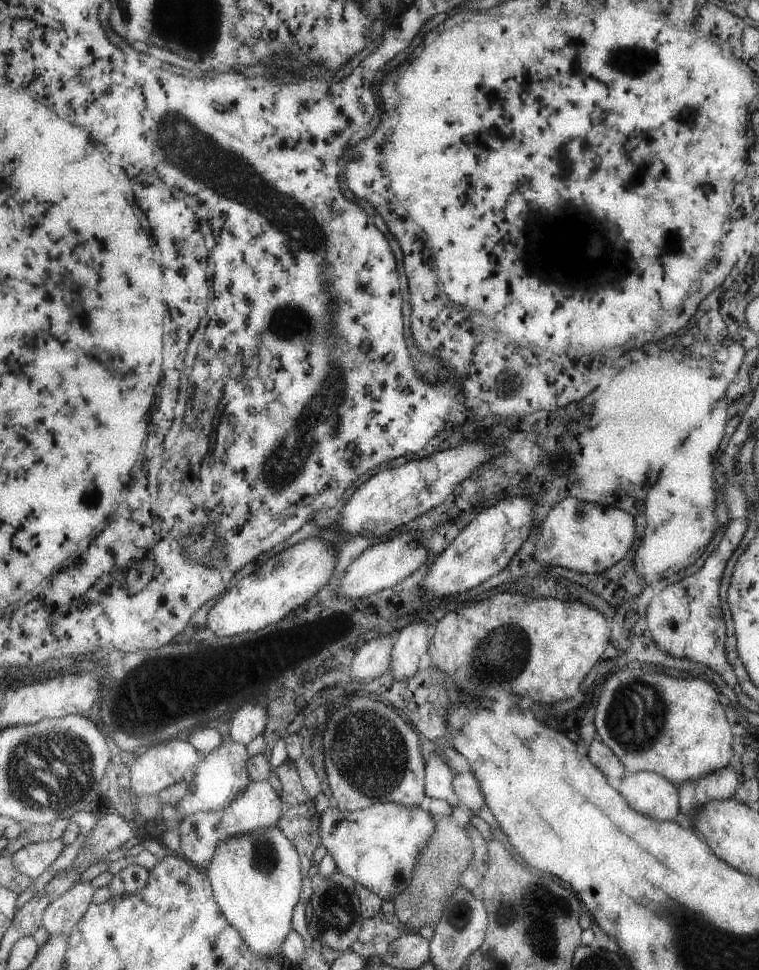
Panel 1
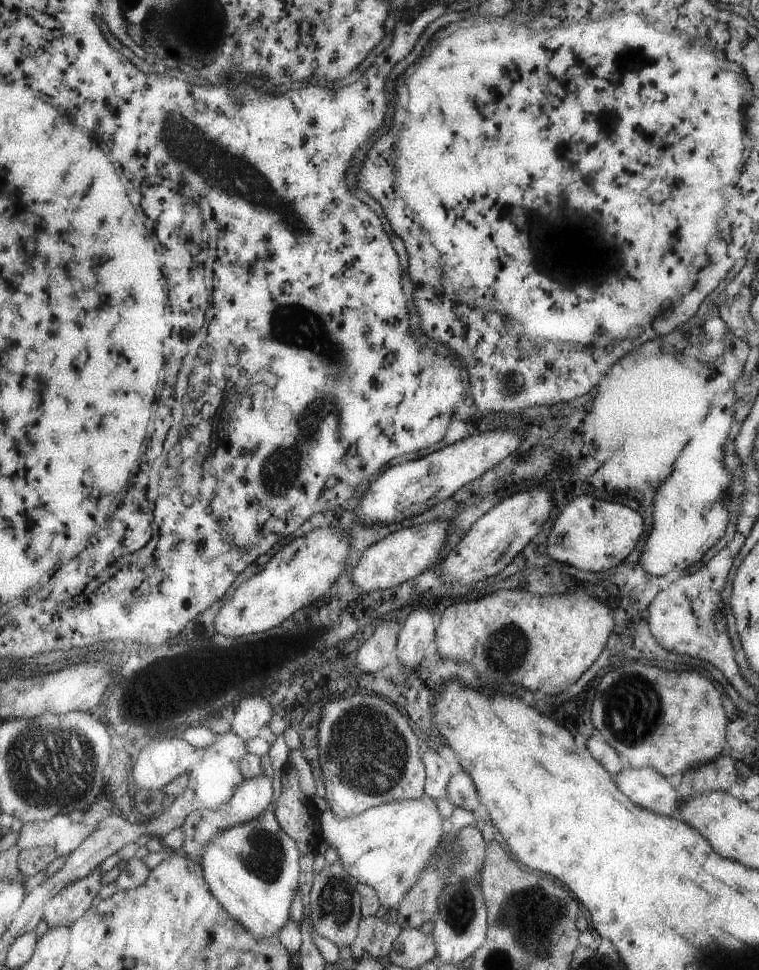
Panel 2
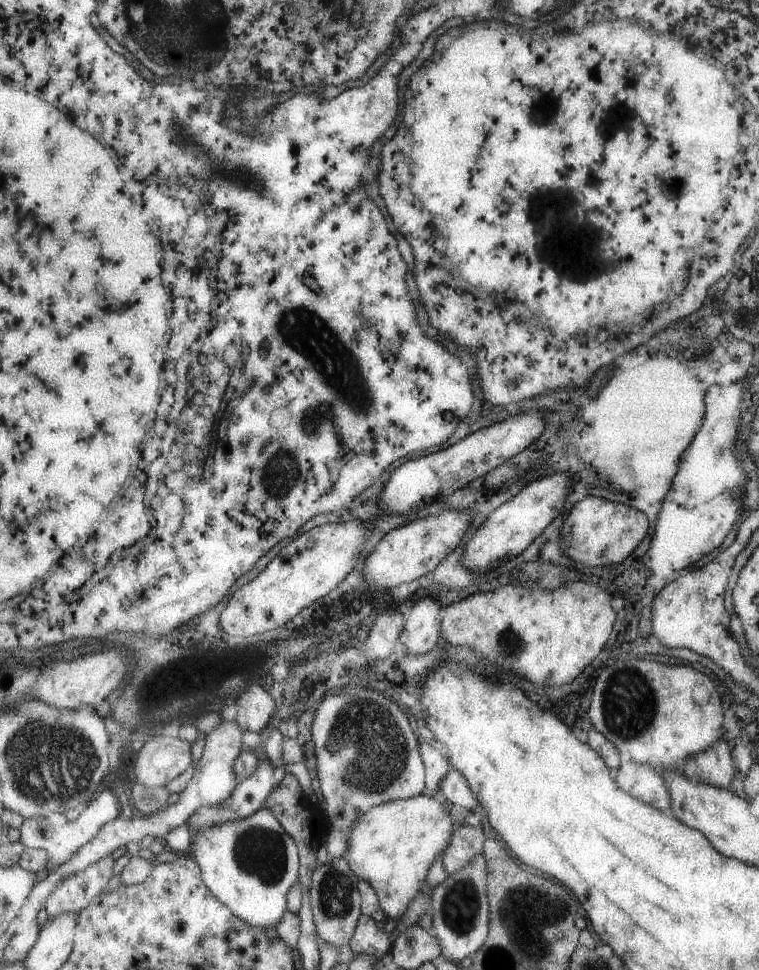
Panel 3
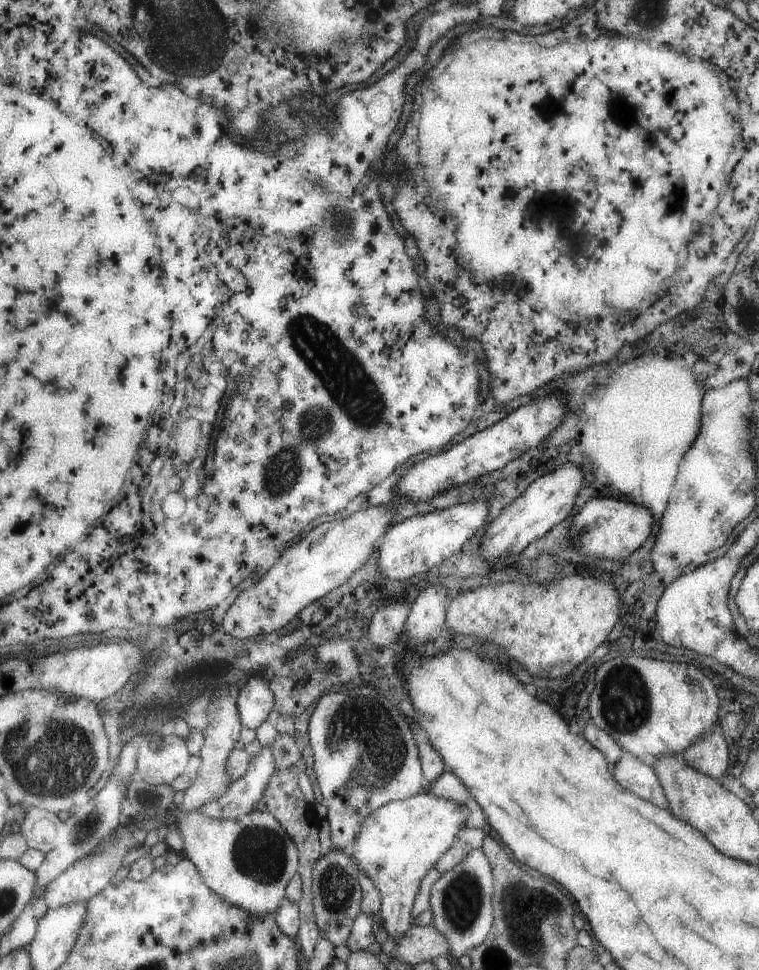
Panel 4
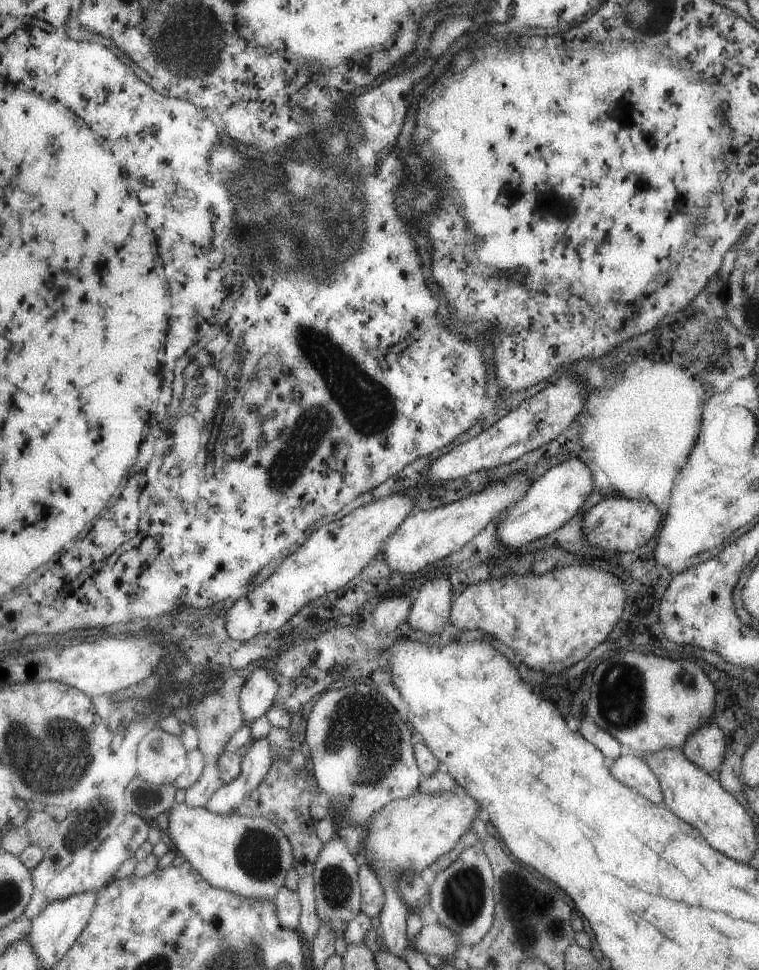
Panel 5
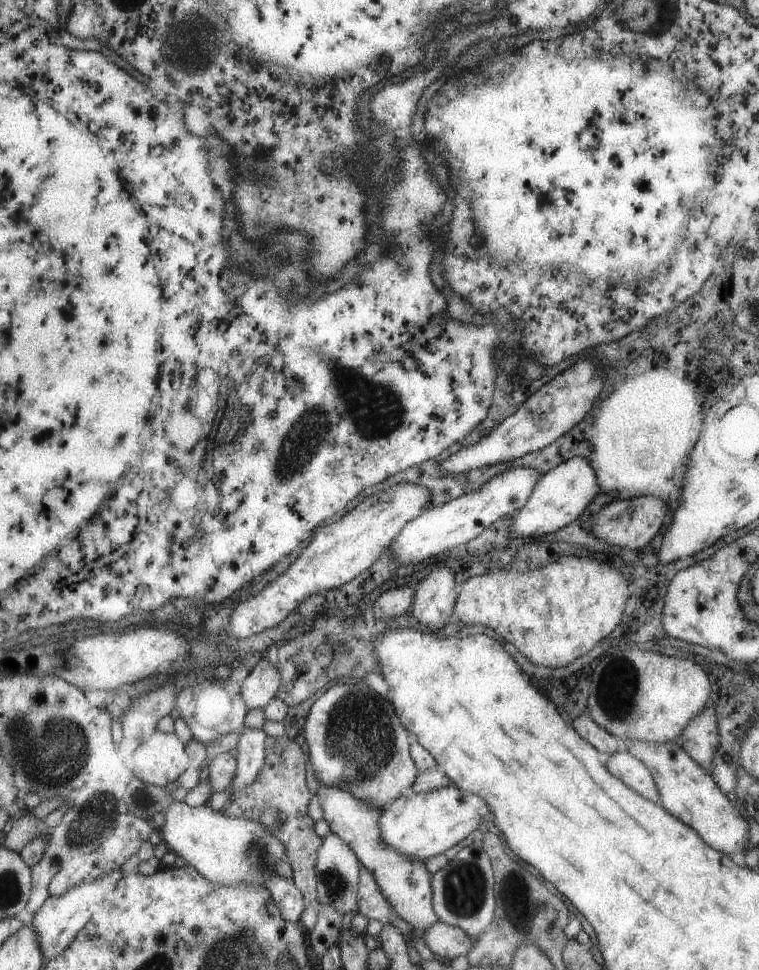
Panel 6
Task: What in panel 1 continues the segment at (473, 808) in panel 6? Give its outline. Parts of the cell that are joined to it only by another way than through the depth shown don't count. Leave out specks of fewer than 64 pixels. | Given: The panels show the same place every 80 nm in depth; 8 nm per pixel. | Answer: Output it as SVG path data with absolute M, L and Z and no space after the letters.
M376 803L347 813L333 804L322 814L320 836L339 871L375 892L381 900L394 902L413 881L417 858L433 837L436 822L425 805L409 808L396 803Z

